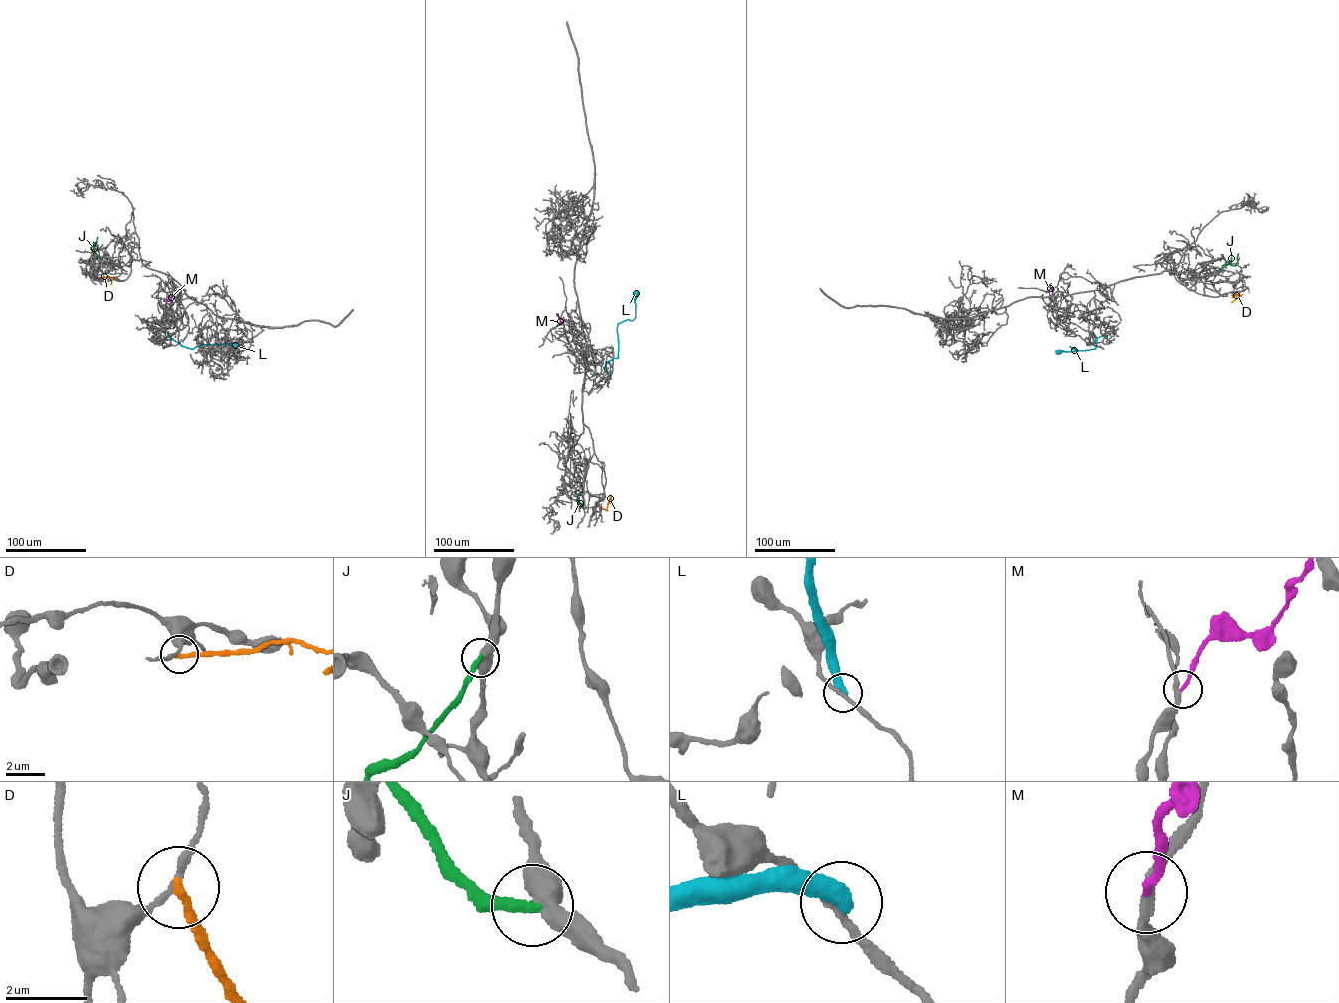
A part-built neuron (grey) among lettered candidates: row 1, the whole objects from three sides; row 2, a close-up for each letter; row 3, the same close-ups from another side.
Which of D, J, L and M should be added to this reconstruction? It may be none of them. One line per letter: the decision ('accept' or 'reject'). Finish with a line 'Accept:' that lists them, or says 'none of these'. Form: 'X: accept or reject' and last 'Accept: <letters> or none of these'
D: reject
J: reject
L: reject
M: accept
Accept: M

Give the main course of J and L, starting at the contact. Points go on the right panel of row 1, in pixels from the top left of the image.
J: (1218, 272), (1224, 264), (1235, 265), (1237, 253)
L: (1105, 336), (1096, 338), (1095, 348), (1077, 350), (1070, 346), (1077, 351), (1056, 352)

